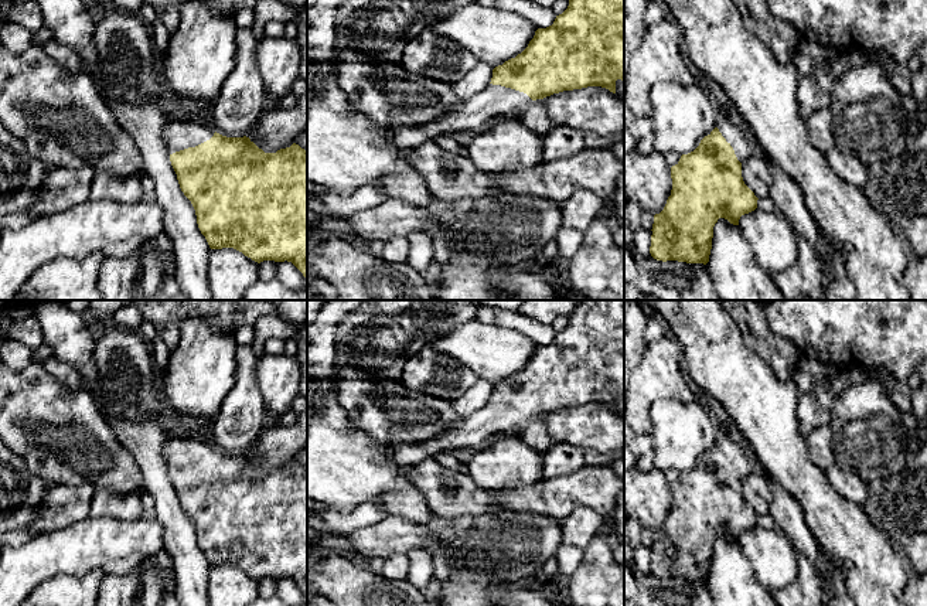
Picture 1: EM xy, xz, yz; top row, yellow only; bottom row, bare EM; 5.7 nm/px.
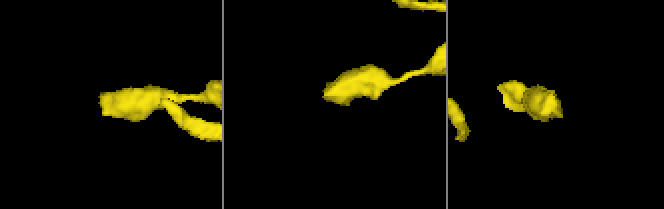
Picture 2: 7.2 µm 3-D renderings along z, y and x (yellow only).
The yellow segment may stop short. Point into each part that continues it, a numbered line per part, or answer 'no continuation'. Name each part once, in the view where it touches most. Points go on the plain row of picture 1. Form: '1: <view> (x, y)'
1: xy (179, 452)

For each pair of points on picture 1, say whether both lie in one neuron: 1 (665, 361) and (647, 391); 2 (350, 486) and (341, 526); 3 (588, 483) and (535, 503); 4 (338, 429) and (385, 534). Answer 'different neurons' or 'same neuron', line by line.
1: same neuron
2: different neurons
3: same neuron
4: different neurons

